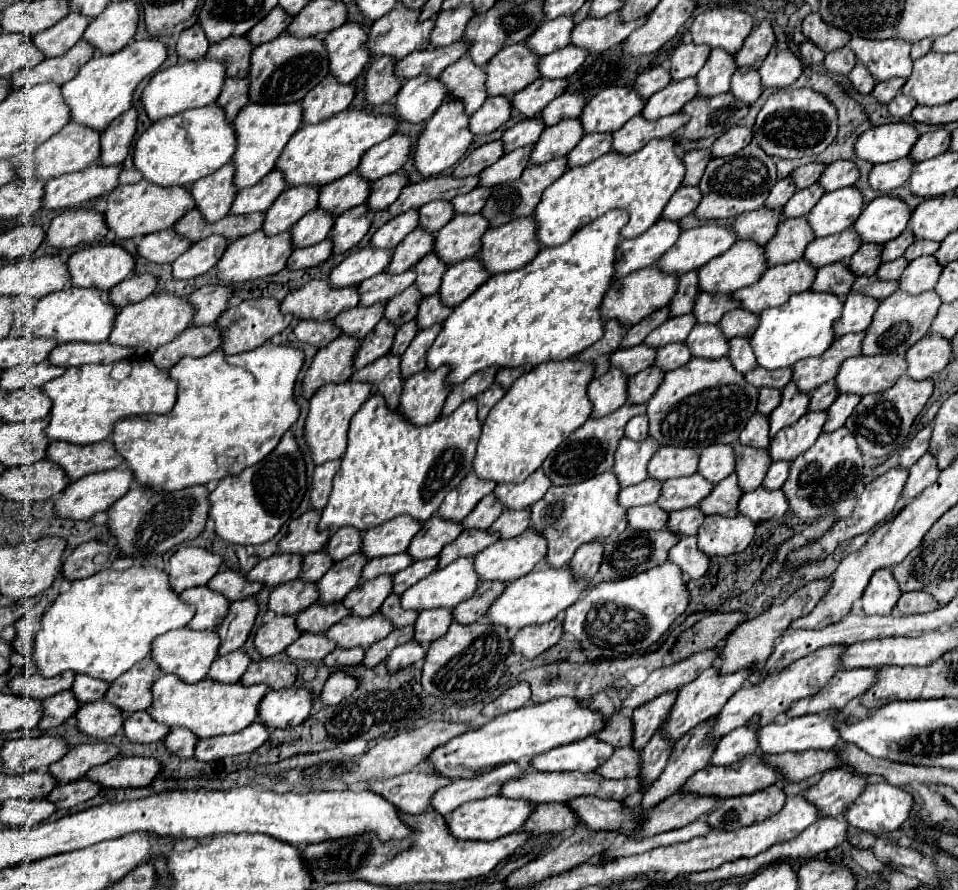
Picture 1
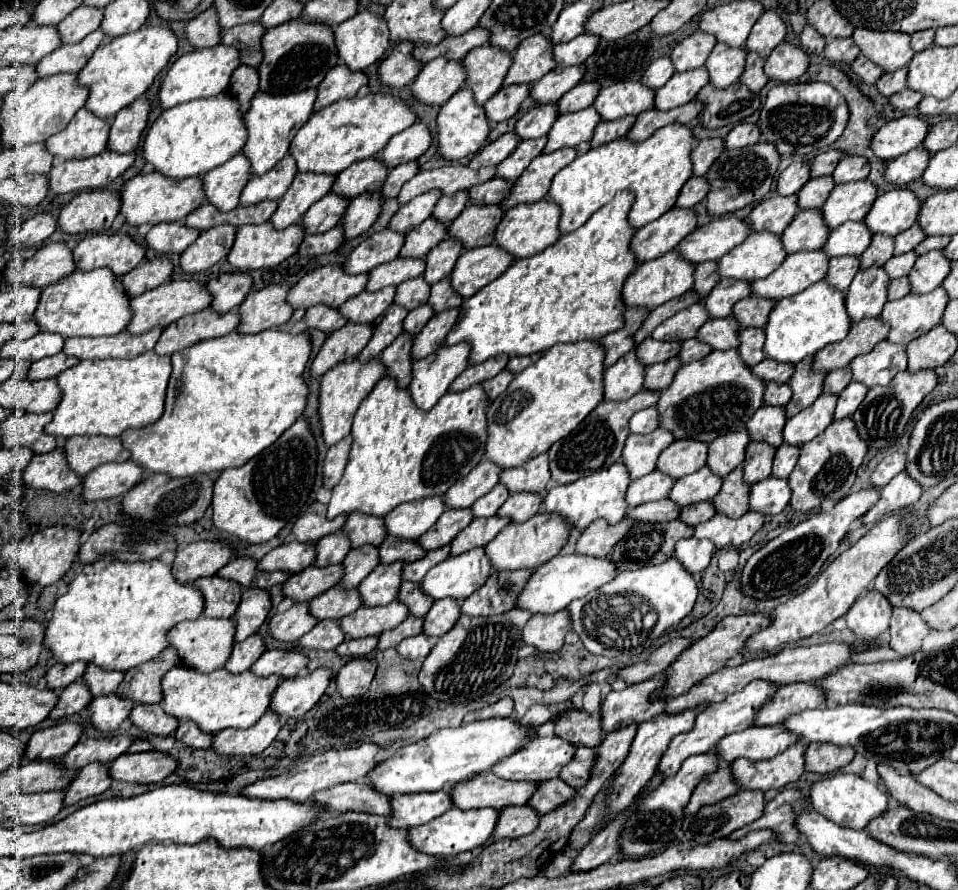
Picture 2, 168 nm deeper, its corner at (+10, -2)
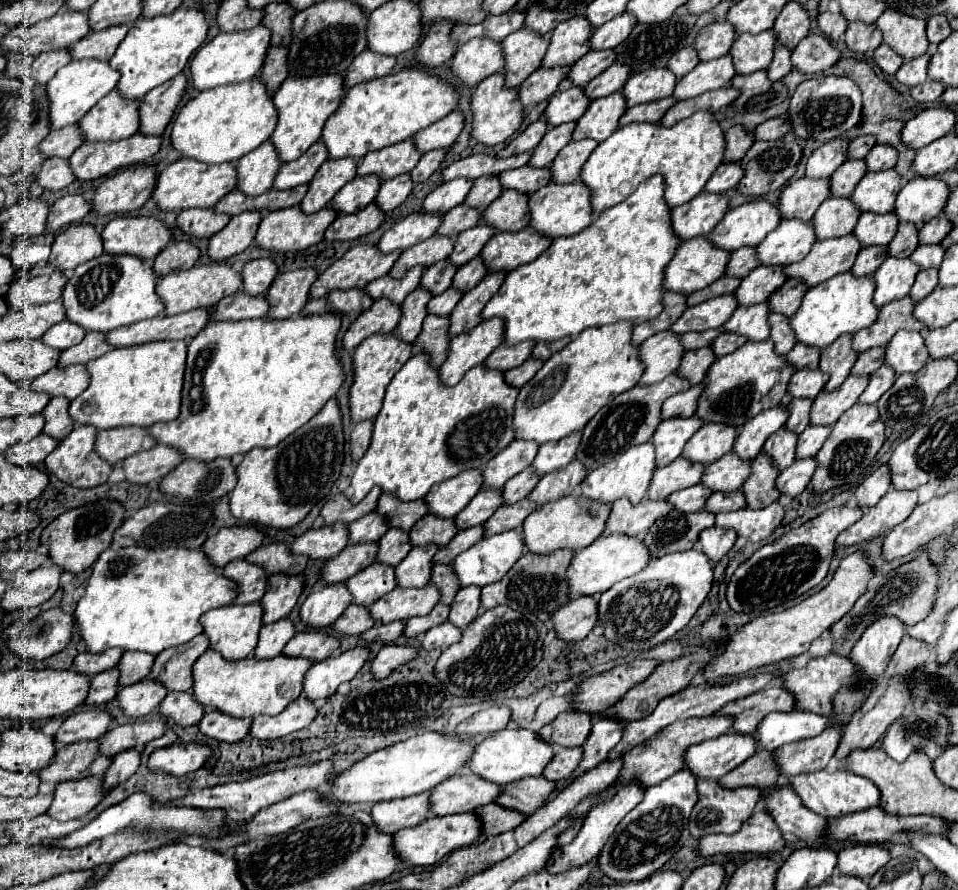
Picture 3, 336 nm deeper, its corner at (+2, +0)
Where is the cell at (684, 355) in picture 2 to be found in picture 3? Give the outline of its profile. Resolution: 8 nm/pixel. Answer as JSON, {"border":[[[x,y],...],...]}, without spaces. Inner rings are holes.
{"border":[[[722,333],[714,343],[712,343],[712,349],[714,349],[714,355],[722,357],[722,355],[728,355],[728,353],[734,353],[738,347],[742,347],[746,343],[746,337],[744,335],[734,335],[734,333]]]}

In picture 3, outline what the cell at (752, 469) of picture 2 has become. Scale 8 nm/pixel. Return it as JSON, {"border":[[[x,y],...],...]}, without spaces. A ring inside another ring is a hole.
{"border":[[[782,427],[768,437],[768,441],[764,443],[764,451],[766,451],[766,455],[770,455],[774,459],[776,467],[782,471],[794,463],[796,443],[798,443],[798,433]]]}

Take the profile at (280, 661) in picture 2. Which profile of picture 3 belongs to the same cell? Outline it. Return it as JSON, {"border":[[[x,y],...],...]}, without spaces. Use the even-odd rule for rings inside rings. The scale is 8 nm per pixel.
{"border":[[[310,629],[310,631],[302,631],[294,635],[282,653],[290,657],[306,657],[312,661],[324,661],[326,657],[334,655],[338,647],[340,647],[338,635],[330,635],[320,629]]]}

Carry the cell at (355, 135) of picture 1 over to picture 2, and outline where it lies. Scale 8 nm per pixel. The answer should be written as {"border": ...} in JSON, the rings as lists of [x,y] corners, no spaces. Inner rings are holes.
{"border":[[[364,95],[336,101],[330,107],[314,111],[306,125],[290,143],[290,155],[296,159],[300,173],[338,175],[352,163],[368,159],[382,151],[392,135],[404,131],[416,121],[416,115],[398,99],[390,95]]]}

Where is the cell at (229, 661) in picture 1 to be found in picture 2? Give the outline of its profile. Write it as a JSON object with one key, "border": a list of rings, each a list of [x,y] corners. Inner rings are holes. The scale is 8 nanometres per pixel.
{"border":[[[250,635],[242,643],[234,643],[230,659],[226,661],[224,669],[230,673],[242,673],[250,669],[250,665],[264,653],[264,641],[258,635]]]}

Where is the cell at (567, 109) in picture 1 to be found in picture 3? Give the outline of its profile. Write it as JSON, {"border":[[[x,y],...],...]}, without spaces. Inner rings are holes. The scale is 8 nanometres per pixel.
{"border":[[[614,63],[612,67],[608,67],[604,73],[600,73],[598,77],[594,77],[586,87],[586,95],[590,95],[590,99],[598,99],[598,97],[606,97],[612,95],[616,91],[620,91],[628,77],[630,77],[630,67],[622,67],[620,63]]]}

